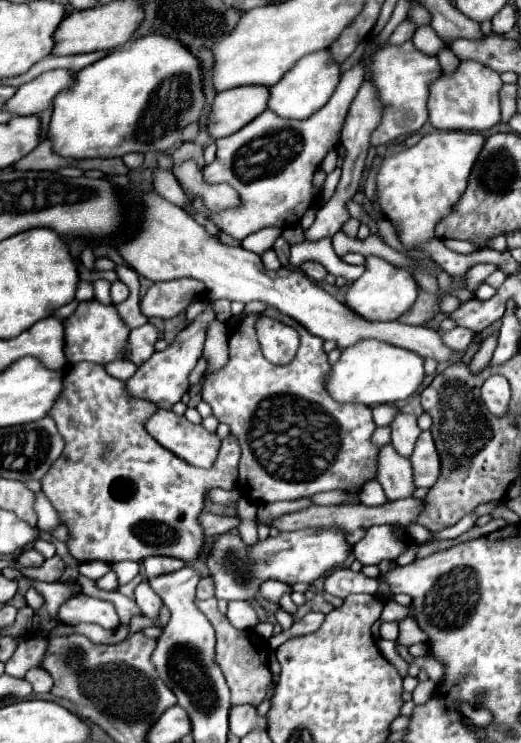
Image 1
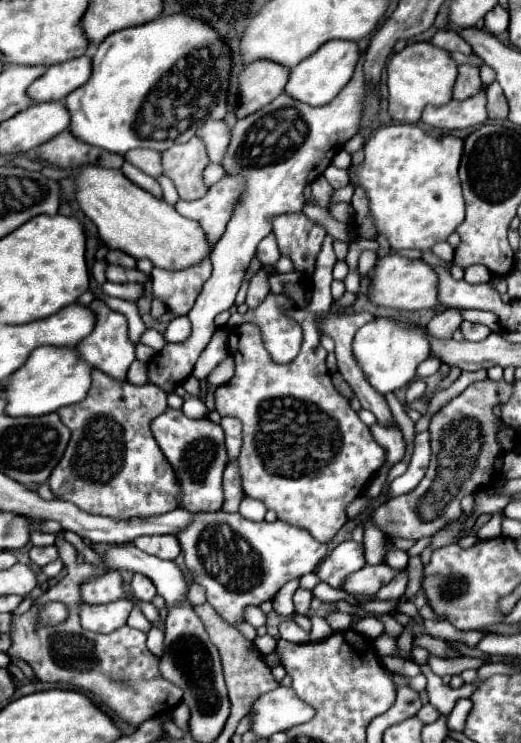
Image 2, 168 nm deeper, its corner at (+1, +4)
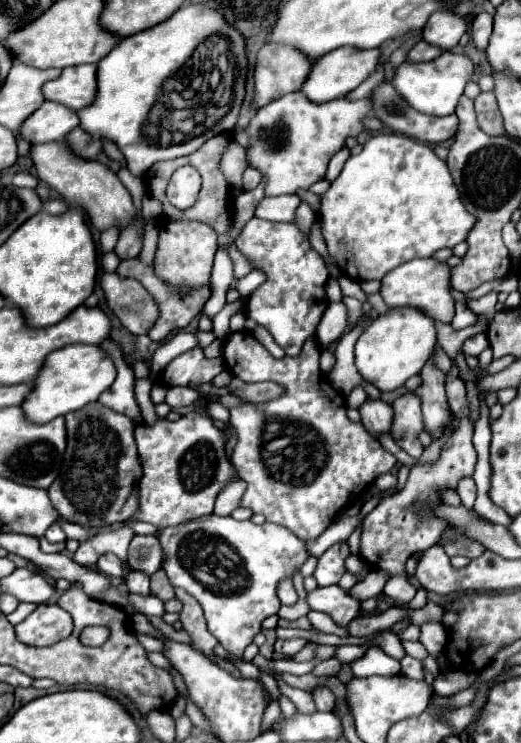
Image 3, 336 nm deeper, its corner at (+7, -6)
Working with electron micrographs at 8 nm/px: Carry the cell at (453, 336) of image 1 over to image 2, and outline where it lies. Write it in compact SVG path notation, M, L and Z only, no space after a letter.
M463 322L463 324L461 324L461 332L463 332L463 336L465 336L467 340L471 340L471 342L479 342L479 340L483 340L483 338L487 338L487 336L491 334L491 330L489 330L487 326L483 326L483 324L473 324L473 322Z

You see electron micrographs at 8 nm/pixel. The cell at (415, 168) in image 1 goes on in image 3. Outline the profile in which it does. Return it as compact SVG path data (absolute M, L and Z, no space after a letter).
M377 134L357 156L349 156L337 180L321 198L321 232L339 270L351 280L381 280L389 270L415 258L429 258L441 248L463 242L473 226L473 216L459 200L457 186L441 160L427 144L403 134Z

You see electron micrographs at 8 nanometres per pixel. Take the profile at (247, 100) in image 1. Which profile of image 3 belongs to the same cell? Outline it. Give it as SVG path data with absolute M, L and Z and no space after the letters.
M263 46L257 54L253 86L255 96L251 102L253 110L301 88L313 62L301 58L297 50L287 50L285 46Z

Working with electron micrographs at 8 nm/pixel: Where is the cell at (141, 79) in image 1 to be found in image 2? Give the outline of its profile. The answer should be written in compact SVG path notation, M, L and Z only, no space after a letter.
M175 12L175 16L159 16L149 24L133 26L109 34L93 56L93 72L85 86L65 98L71 112L69 130L87 144L125 154L133 148L151 148L165 152L177 140L191 140L207 120L223 120L227 114L227 92L231 78L231 48L197 16Z

